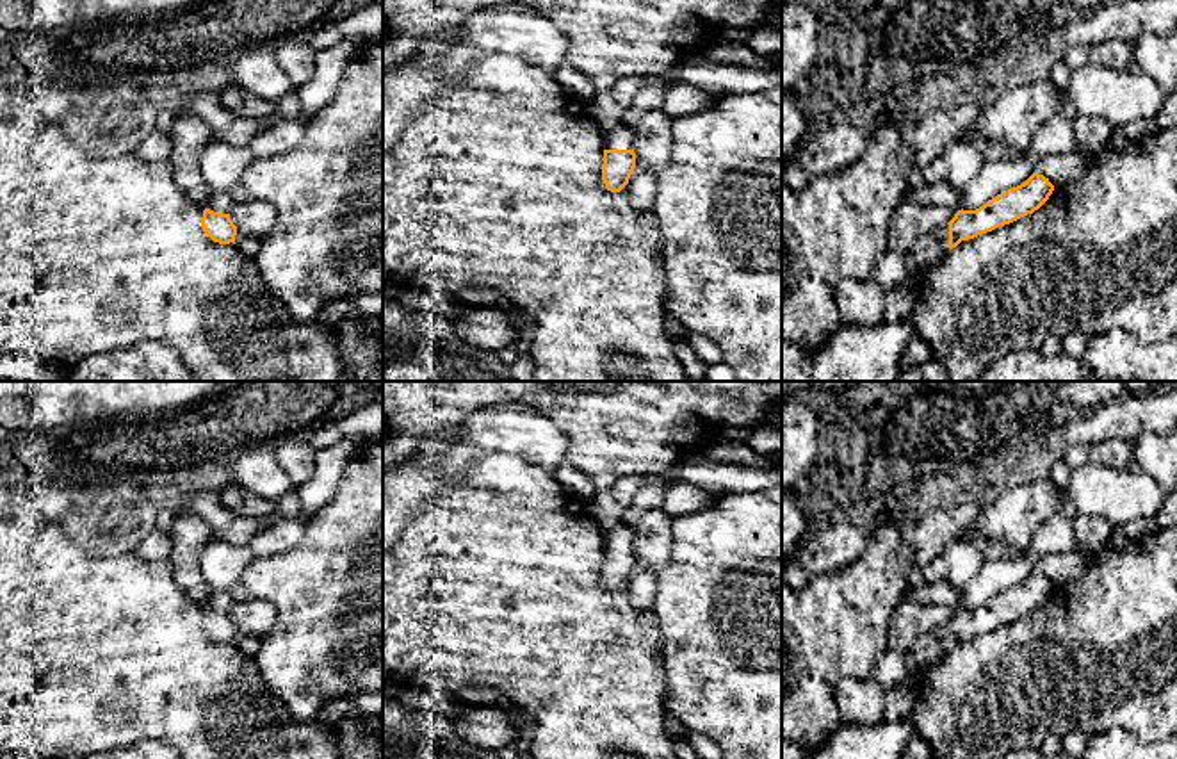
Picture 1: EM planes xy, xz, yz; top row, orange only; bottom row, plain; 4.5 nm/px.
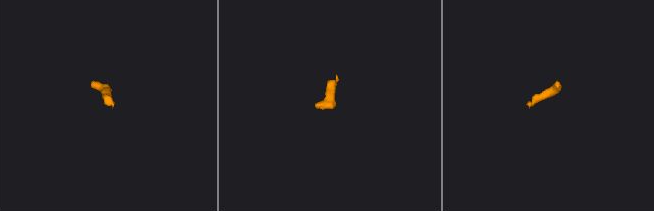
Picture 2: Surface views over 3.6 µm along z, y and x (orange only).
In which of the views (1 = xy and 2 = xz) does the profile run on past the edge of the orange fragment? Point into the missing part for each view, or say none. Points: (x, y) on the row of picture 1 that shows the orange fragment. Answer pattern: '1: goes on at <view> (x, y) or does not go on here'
1: does not go on here
2: goes on at xz (622, 136)

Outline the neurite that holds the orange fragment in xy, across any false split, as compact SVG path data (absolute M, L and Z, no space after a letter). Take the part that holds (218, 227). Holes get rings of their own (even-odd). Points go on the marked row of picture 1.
M210 208L203 210L201 217L203 232L219 244L235 242L237 226L230 219L230 214L219 214Z

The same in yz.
M1033 173L1024 184L1008 189L976 210L958 210L938 228L922 233L905 255L906 271L915 282L938 264L962 241L992 232L1038 210L1052 194L1054 185L1043 175Z

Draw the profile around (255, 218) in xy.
M265 201L235 203L230 219L239 232L262 239L276 219L276 208Z

